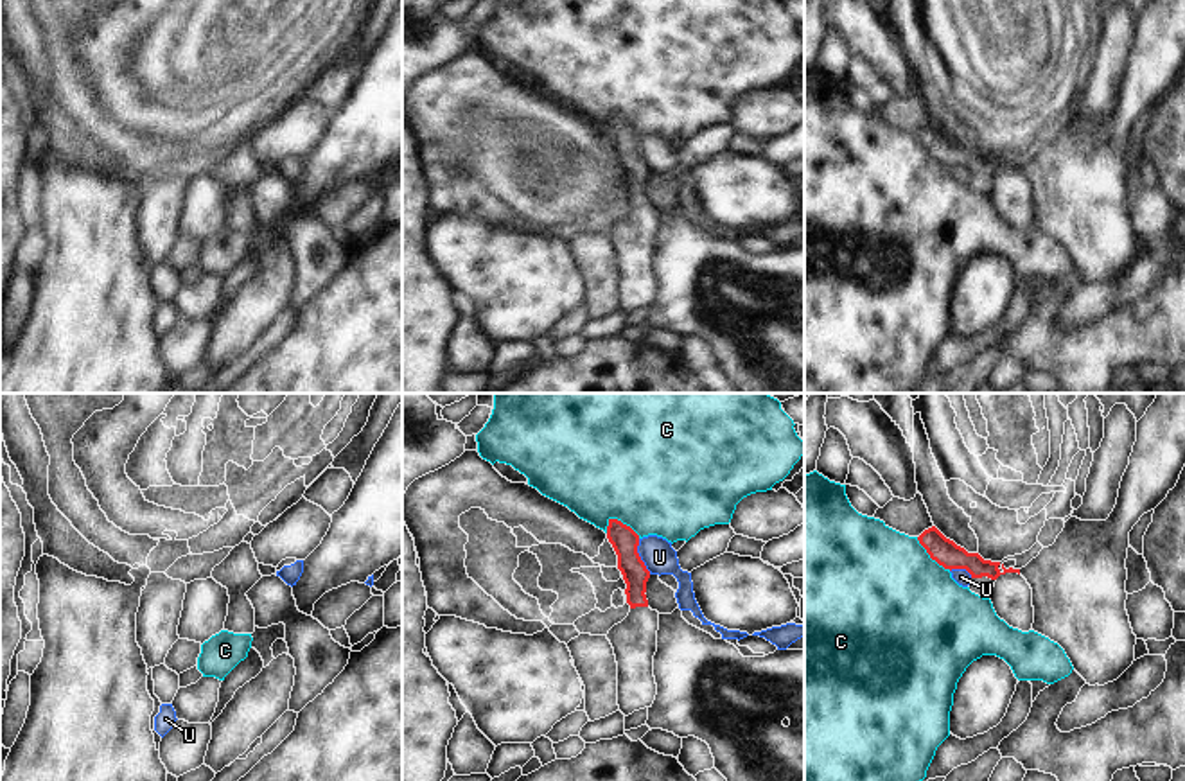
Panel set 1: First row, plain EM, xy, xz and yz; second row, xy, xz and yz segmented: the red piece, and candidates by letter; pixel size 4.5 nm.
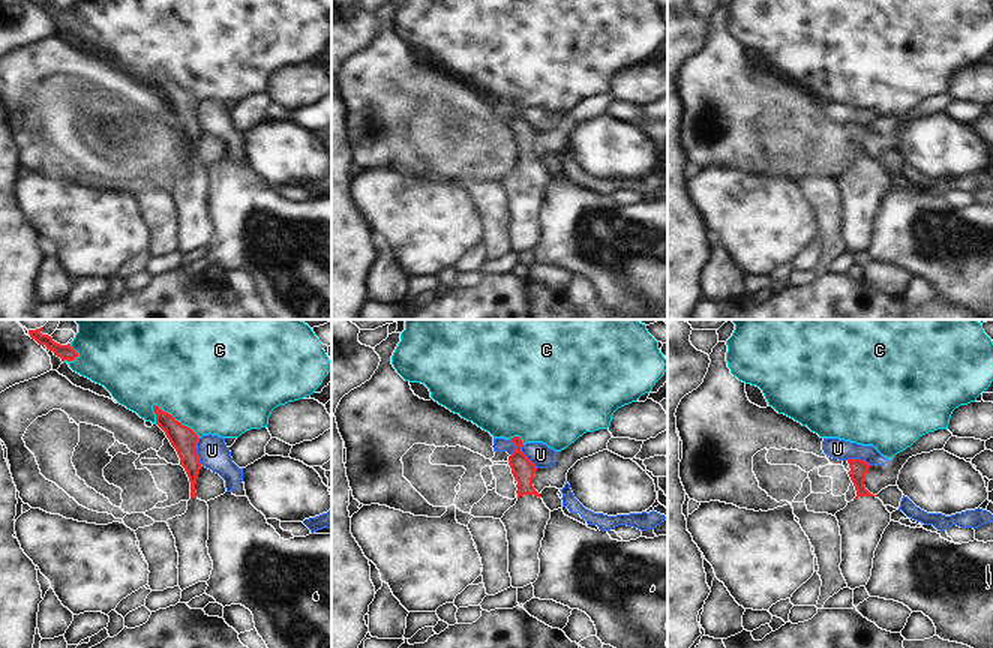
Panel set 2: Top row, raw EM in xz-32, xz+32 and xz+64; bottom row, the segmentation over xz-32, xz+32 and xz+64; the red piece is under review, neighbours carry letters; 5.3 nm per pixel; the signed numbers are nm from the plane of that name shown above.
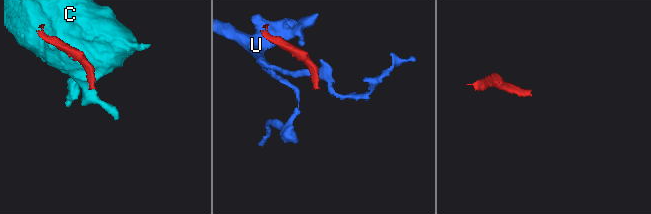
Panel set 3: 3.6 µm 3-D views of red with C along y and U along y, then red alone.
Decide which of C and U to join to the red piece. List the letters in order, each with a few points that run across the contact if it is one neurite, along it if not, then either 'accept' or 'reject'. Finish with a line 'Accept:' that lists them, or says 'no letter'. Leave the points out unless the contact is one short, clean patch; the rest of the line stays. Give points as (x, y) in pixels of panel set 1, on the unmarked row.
C: reject
U: xz (638, 137), (638, 153), (650, 171) | reject
Accept: no letter

